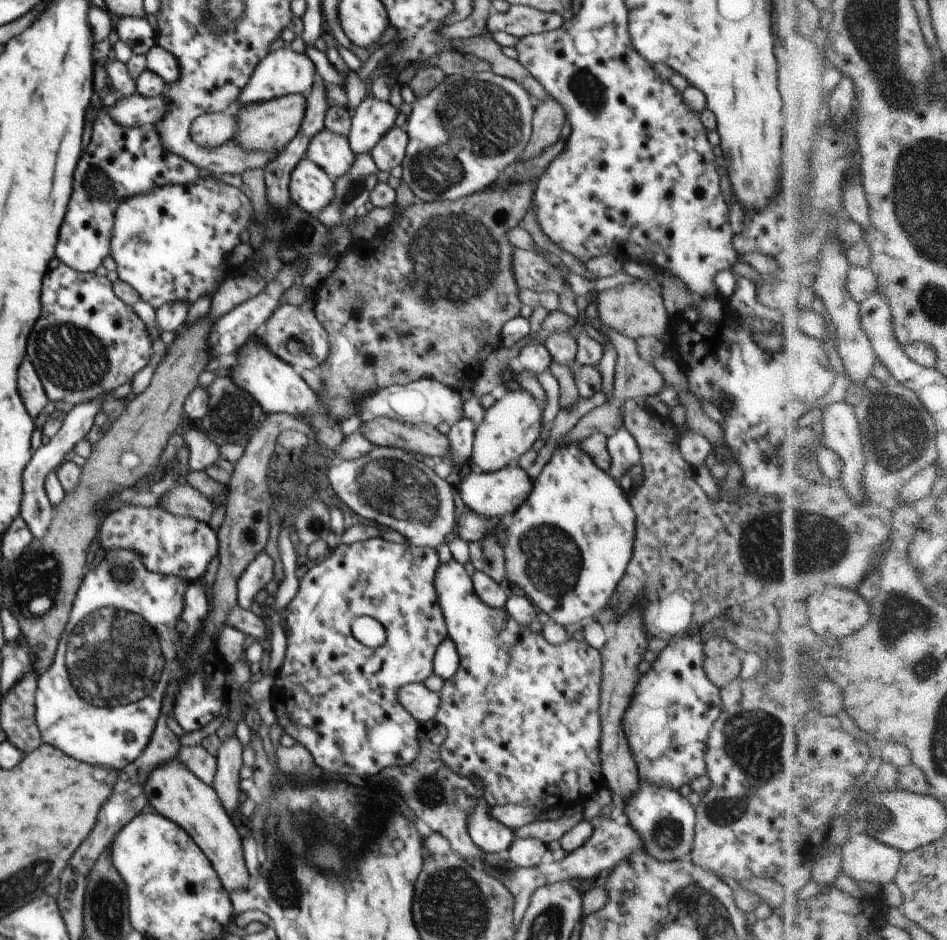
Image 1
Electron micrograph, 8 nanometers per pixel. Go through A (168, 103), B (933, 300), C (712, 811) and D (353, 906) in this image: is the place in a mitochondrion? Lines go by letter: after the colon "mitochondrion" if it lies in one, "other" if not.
A: other
B: mitochondrion
C: mitochondrion
D: other

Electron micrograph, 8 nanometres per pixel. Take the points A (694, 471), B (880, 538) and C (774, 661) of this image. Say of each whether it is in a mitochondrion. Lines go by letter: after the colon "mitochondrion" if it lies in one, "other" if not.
A: other
B: other
C: mitochondrion

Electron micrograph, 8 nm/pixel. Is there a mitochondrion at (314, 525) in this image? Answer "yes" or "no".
yes

